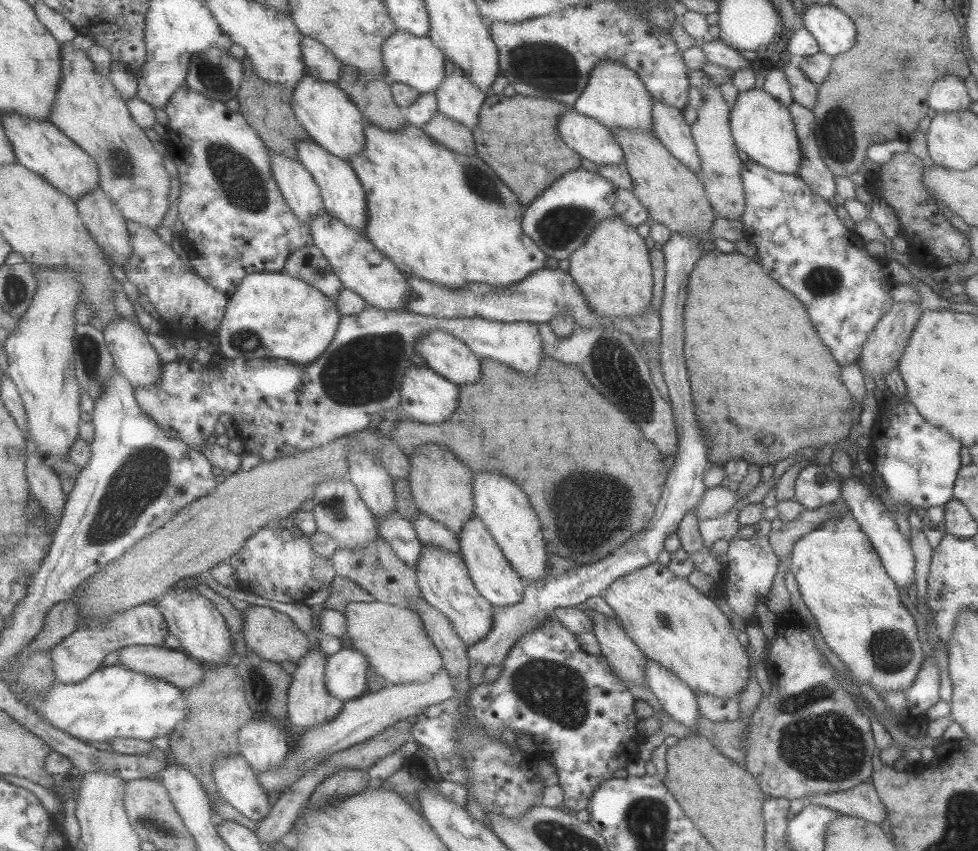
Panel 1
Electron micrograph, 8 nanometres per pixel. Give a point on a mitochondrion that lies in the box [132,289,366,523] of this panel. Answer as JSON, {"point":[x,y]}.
{"point":[248,341]}

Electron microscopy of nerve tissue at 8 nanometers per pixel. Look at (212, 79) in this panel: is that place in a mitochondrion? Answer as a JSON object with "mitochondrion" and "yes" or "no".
{"mitochondrion":"yes"}

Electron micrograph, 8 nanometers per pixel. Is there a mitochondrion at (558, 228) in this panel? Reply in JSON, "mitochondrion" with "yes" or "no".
{"mitochondrion":"yes"}

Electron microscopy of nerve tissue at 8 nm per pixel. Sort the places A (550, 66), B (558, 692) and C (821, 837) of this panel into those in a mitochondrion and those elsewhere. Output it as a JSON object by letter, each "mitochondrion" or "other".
{"A":"mitochondrion","B":"mitochondrion","C":"other"}

